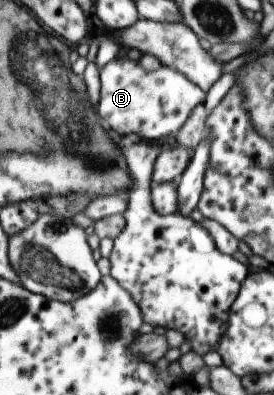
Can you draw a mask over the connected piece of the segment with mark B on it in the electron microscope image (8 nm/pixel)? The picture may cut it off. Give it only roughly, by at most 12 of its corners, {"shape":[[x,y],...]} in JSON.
{"shape":[[124,57],[99,70],[115,136],[174,136],[205,94],[178,70]]}

